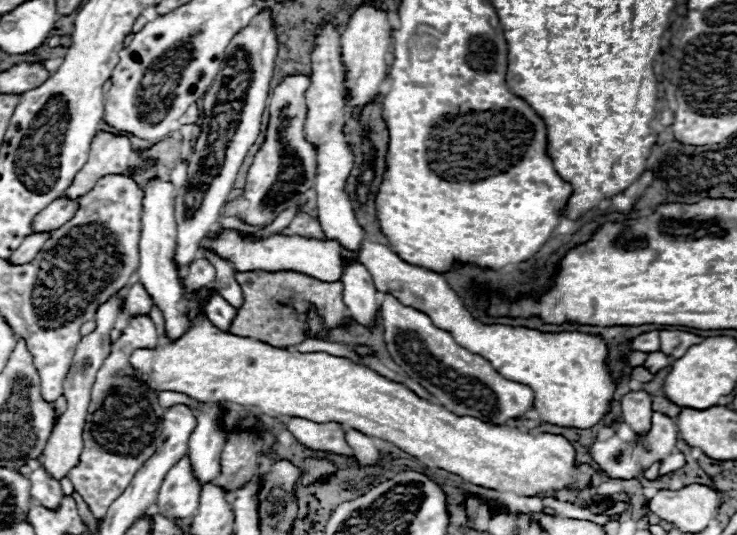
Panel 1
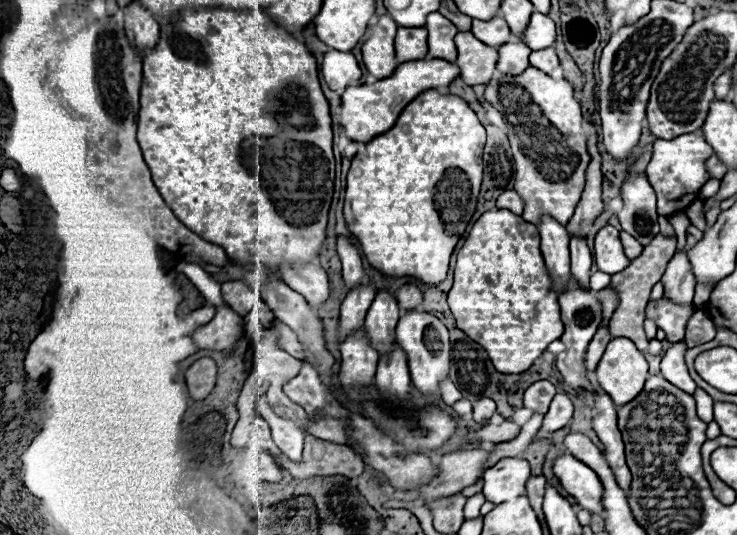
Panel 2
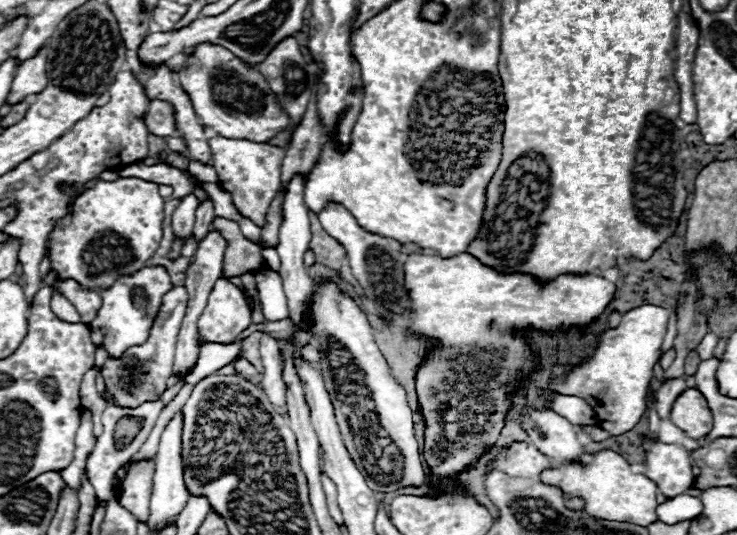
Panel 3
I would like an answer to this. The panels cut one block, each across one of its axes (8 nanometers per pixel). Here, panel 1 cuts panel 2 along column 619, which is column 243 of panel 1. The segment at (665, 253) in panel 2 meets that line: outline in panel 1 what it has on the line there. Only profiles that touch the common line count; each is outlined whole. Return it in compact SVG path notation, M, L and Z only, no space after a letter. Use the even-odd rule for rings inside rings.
M236 272L236 280L244 294L244 304L238 308L238 314L228 330L236 336L268 342L276 348L300 344L308 338L304 332L304 322L308 318L310 306L316 308L326 330L346 324L342 282L320 282L298 272Z

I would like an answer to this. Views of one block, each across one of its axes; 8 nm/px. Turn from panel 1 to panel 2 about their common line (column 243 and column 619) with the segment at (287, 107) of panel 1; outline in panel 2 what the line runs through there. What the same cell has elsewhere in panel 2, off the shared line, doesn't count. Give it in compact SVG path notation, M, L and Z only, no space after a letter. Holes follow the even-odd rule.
M632 176L624 180L620 188L620 198L624 200L618 212L620 224L630 232L642 246L648 246L658 234L658 214L656 214L656 194L644 176Z

